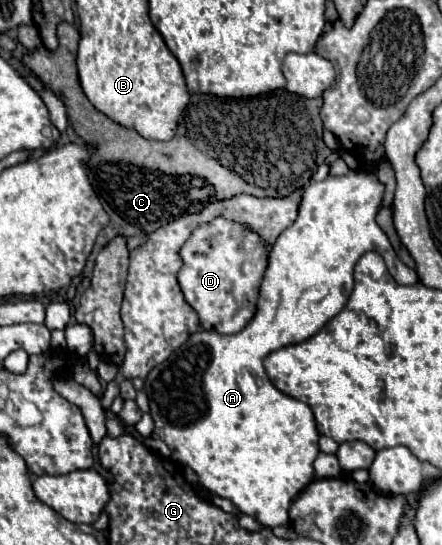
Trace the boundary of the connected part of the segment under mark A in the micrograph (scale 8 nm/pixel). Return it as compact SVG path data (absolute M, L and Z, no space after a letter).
M361 170L357 172L349 172L347 176L327 176L325 180L321 182L315 182L315 184L309 184L307 190L303 192L303 200L301 200L301 206L299 206L299 216L297 220L293 222L293 226L289 226L285 232L281 232L281 236L277 238L277 242L273 244L271 252L269 252L269 264L267 264L267 270L263 274L263 282L261 282L261 288L259 288L259 298L257 298L257 308L255 308L255 316L251 318L251 322L237 334L231 334L231 336L221 336L217 332L207 332L207 330L199 330L197 334L193 334L179 350L175 350L163 364L155 366L149 376L145 378L145 392L149 396L149 414L155 422L155 434L169 446L171 454L175 460L191 466L197 476L199 476L199 482L211 490L213 494L221 496L221 498L229 498L243 514L249 514L249 516L255 516L255 520L259 524L263 524L267 528L275 528L281 526L281 524L287 524L289 522L289 506L293 502L293 498L313 480L313 460L315 456L319 454L319 446L317 446L317 440L319 440L319 432L317 432L317 426L315 426L315 418L313 418L313 412L311 408L301 402L301 400L295 400L291 396L285 396L283 392L279 392L271 380L267 378L265 370L263 370L263 360L267 354L271 354L273 350L279 350L283 346L289 346L289 344L297 344L297 342L303 342L307 338L311 338L315 332L319 332L319 328L323 328L323 324L327 324L327 320L331 320L331 316L335 316L335 312L339 312L339 308L343 308L343 304L347 302L347 296L351 294L351 288L353 288L353 266L355 262L361 258L361 254L369 252L369 250L375 250L375 252L381 252L385 264L387 264L387 270L391 272L391 276L395 276L395 280L399 280L399 284L415 284L417 282L417 274L415 270L407 268L399 258L397 254L393 252L385 232L377 226L375 222L375 214L381 206L381 196L383 196L383 184L379 184L377 176L371 172L371 174L365 174Z

